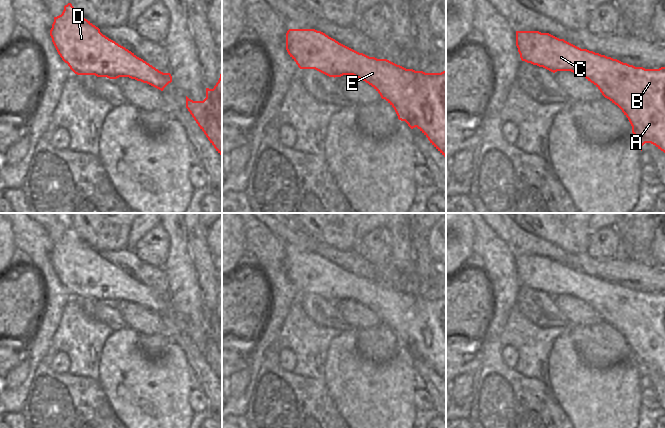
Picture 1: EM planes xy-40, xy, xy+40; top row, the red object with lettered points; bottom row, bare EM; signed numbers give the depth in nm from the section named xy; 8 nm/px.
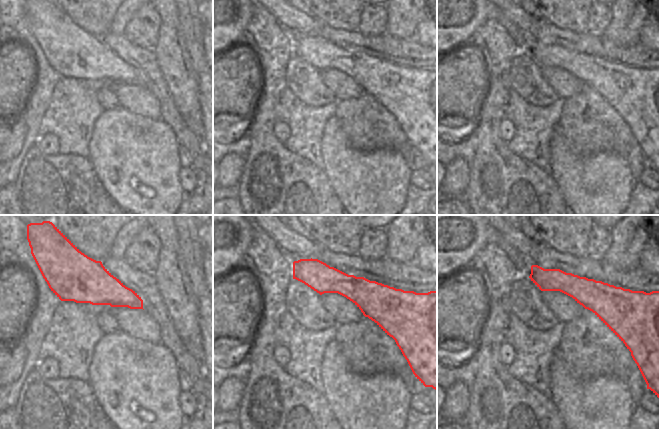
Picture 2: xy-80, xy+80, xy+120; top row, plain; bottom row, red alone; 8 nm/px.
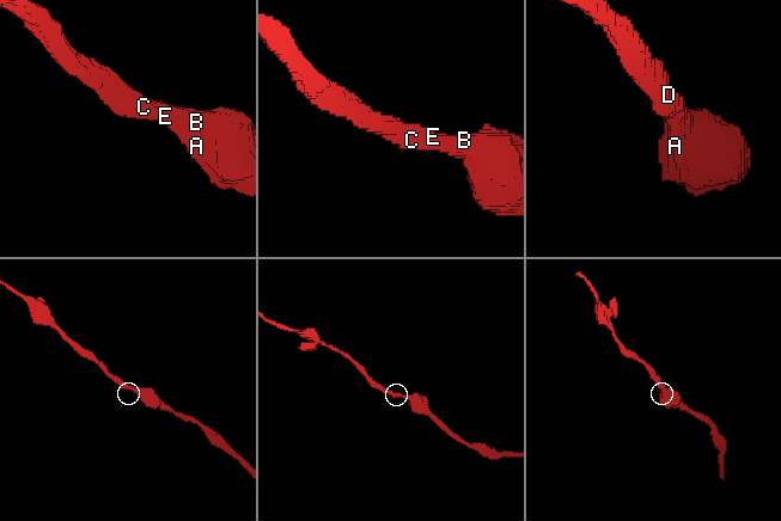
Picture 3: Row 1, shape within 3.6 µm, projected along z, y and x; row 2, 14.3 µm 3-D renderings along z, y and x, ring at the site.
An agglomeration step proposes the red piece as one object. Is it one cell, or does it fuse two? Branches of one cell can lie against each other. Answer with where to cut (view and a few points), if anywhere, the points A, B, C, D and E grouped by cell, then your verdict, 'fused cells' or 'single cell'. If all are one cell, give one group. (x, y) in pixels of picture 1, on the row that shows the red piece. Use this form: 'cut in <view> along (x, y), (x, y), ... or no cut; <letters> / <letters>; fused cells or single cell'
no cut; A B C D E; single cell

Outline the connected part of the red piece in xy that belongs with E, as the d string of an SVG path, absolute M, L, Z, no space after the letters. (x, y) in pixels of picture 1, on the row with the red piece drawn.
M289 29L286 33L286 50L300 69L315 69L334 78L353 75L371 85L394 108L399 120L405 121L411 129L417 127L446 157L446 70L441 73L425 73L406 69L387 59L359 53L315 29Z

